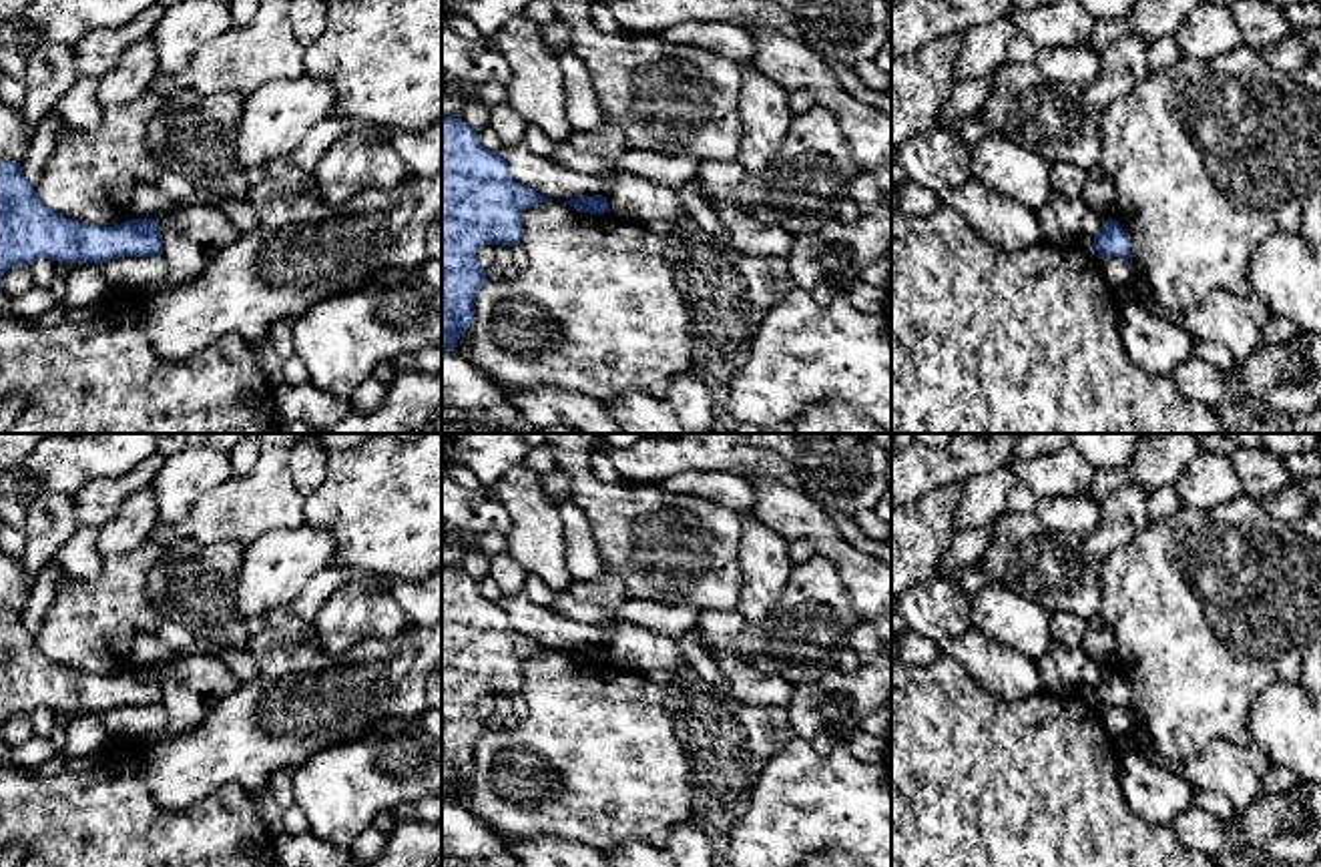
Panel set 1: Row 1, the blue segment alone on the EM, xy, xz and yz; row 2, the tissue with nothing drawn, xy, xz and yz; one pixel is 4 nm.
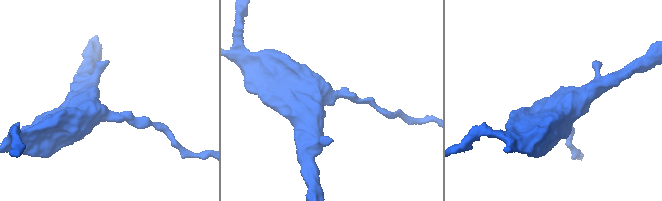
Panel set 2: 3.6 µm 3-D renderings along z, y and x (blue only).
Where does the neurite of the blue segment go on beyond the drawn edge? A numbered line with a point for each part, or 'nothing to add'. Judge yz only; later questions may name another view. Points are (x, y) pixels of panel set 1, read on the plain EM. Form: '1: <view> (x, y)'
nothing to add

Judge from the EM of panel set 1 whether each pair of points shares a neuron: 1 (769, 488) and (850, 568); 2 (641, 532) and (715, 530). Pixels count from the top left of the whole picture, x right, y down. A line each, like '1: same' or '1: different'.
1: same
2: same

